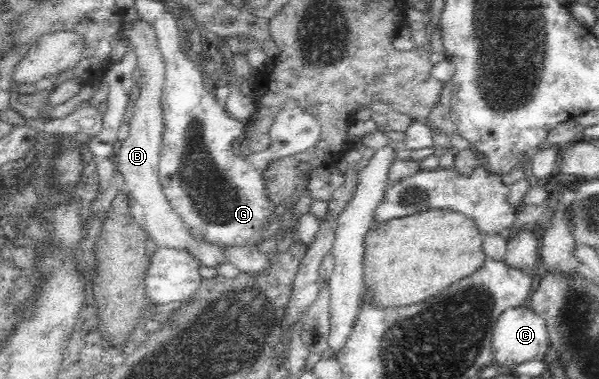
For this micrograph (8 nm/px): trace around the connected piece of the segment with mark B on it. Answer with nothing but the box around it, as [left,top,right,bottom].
[114,16,230,268]

